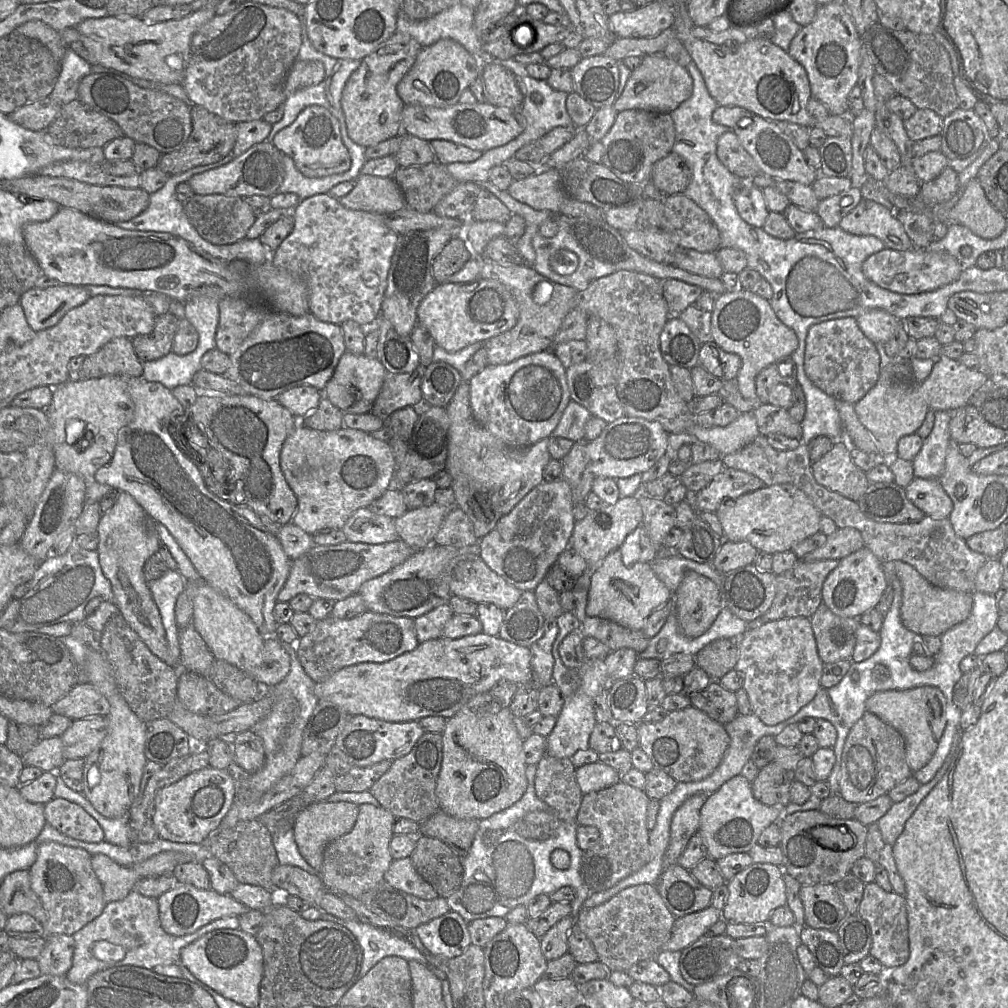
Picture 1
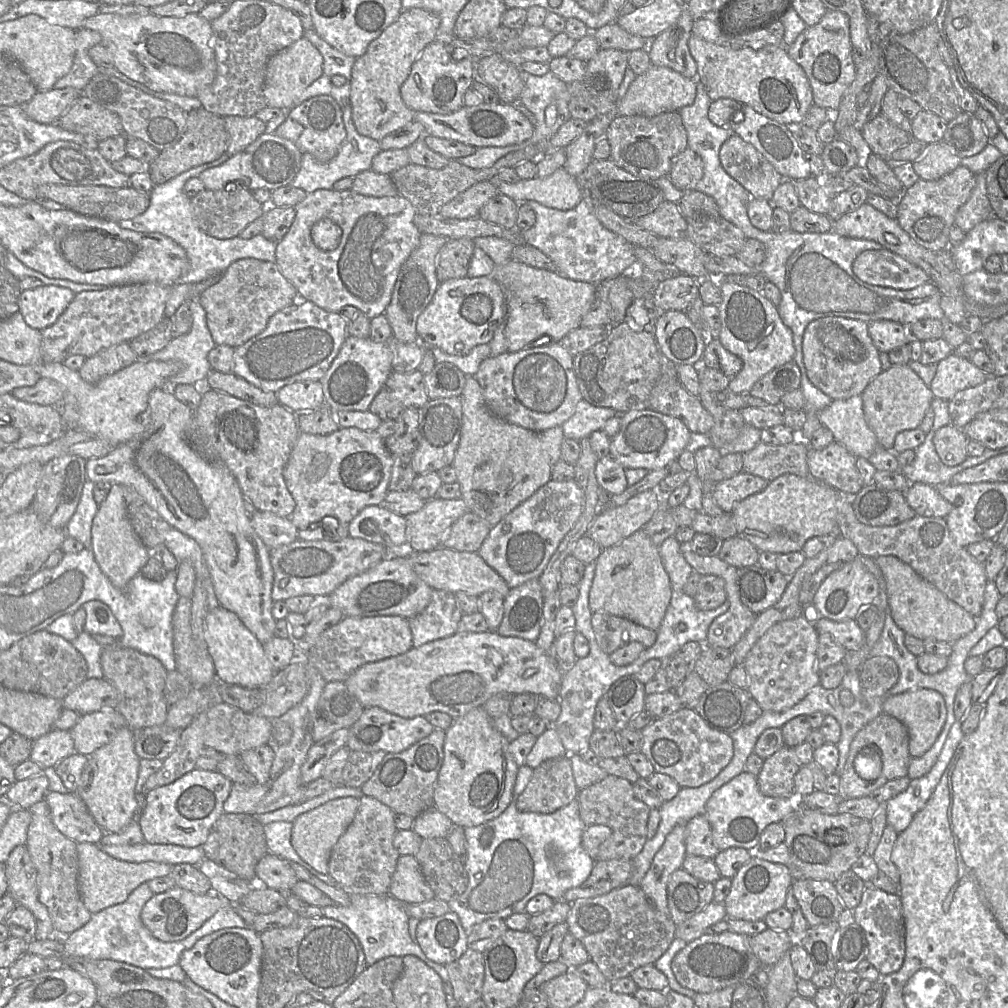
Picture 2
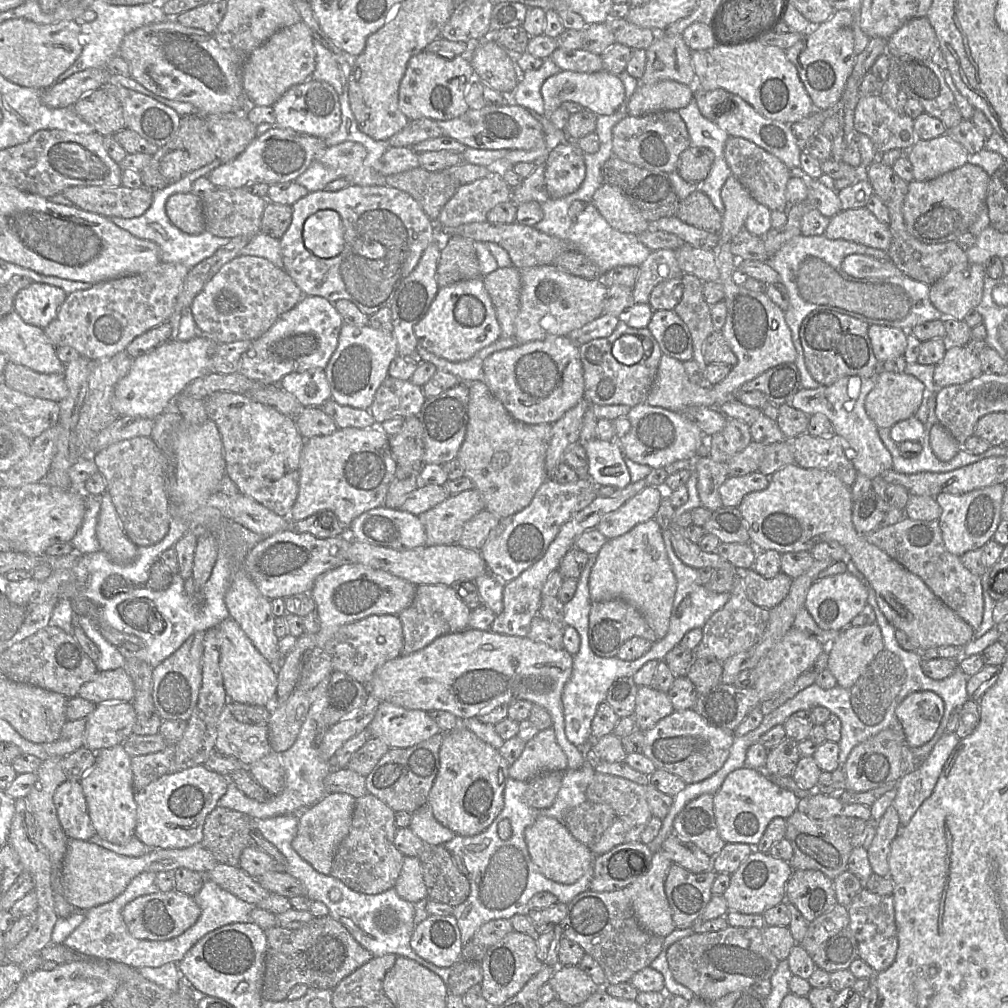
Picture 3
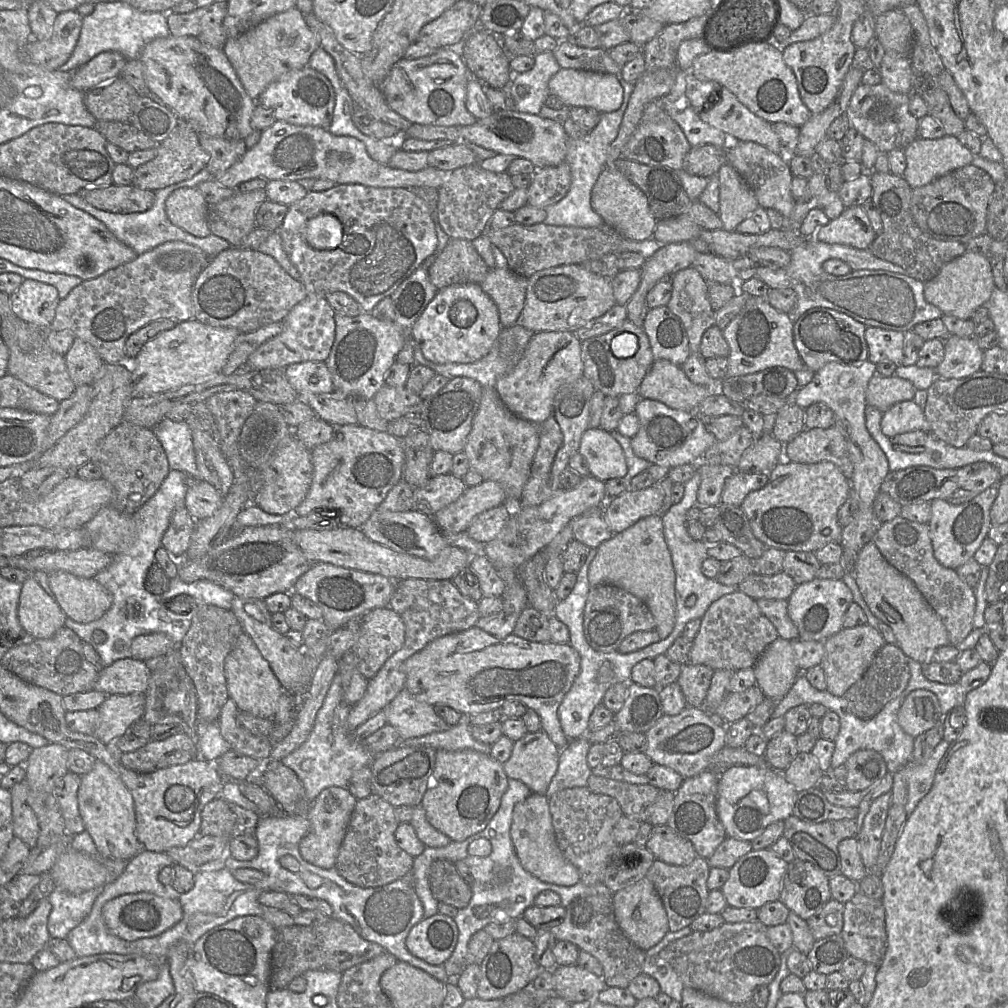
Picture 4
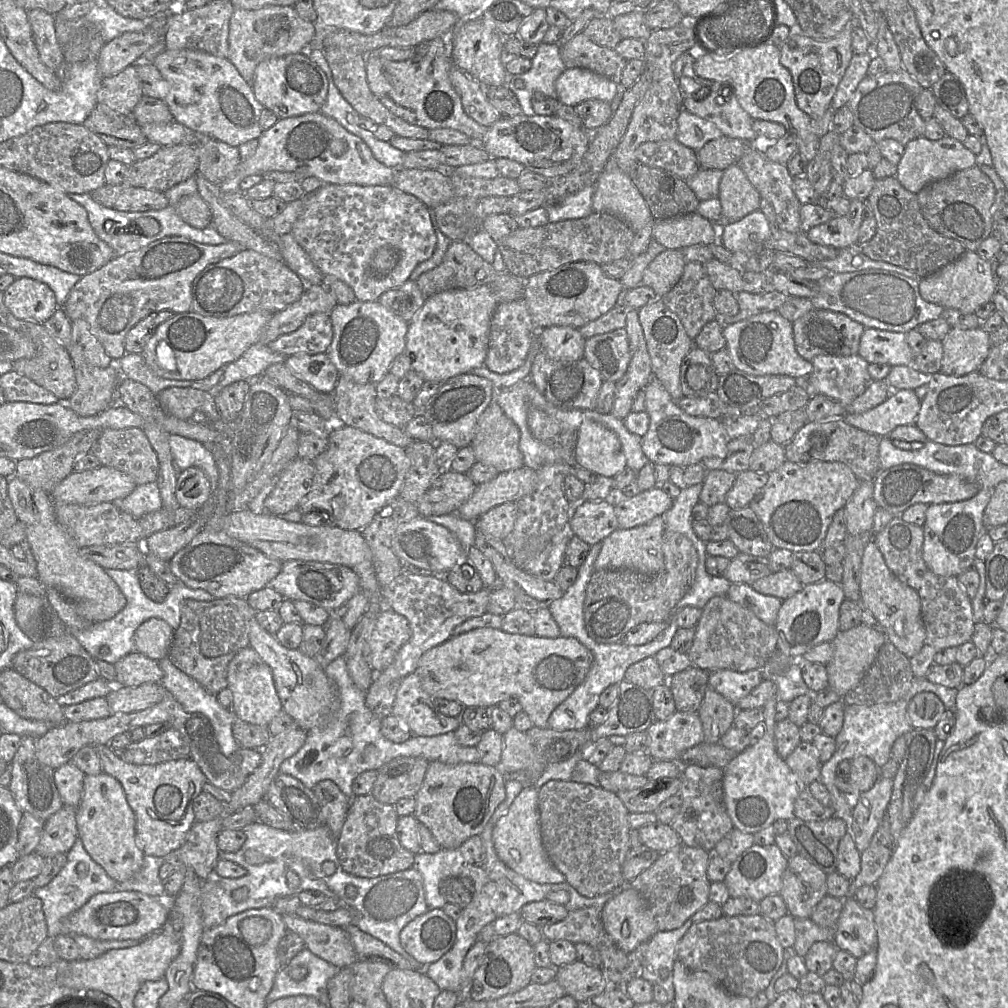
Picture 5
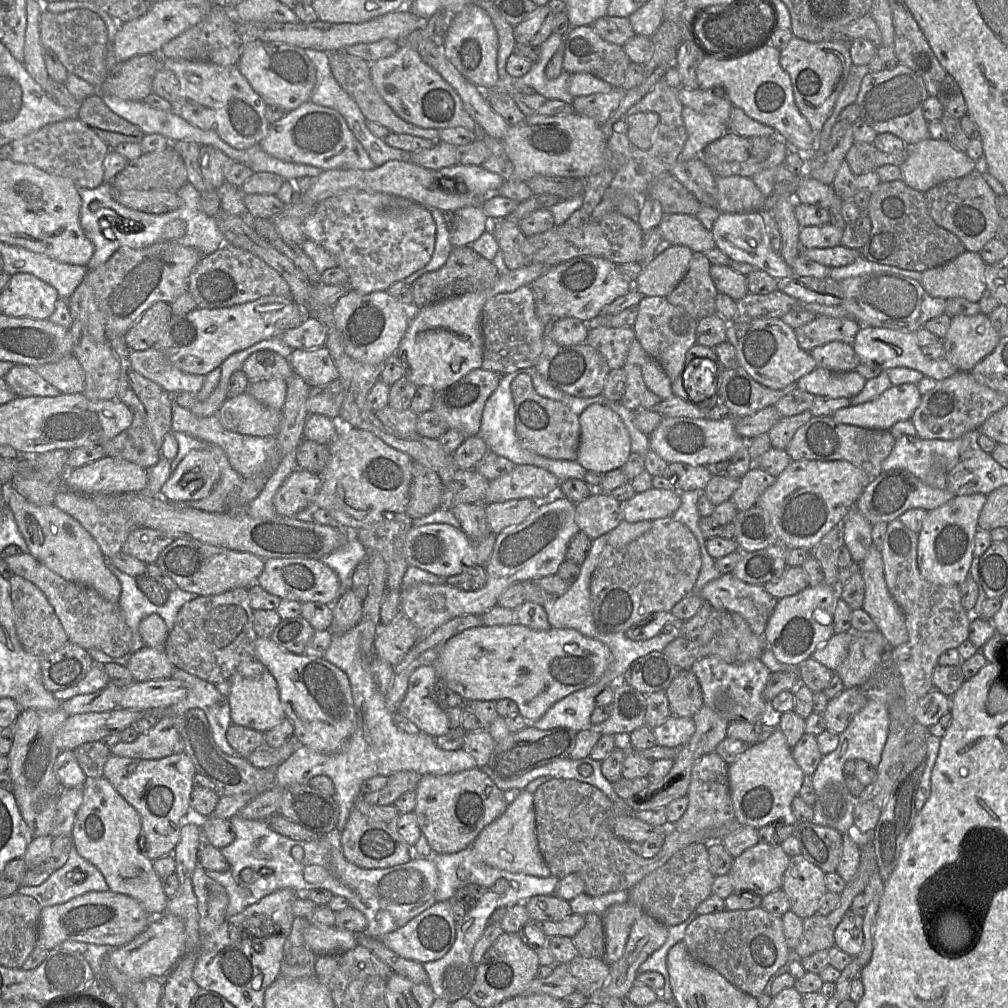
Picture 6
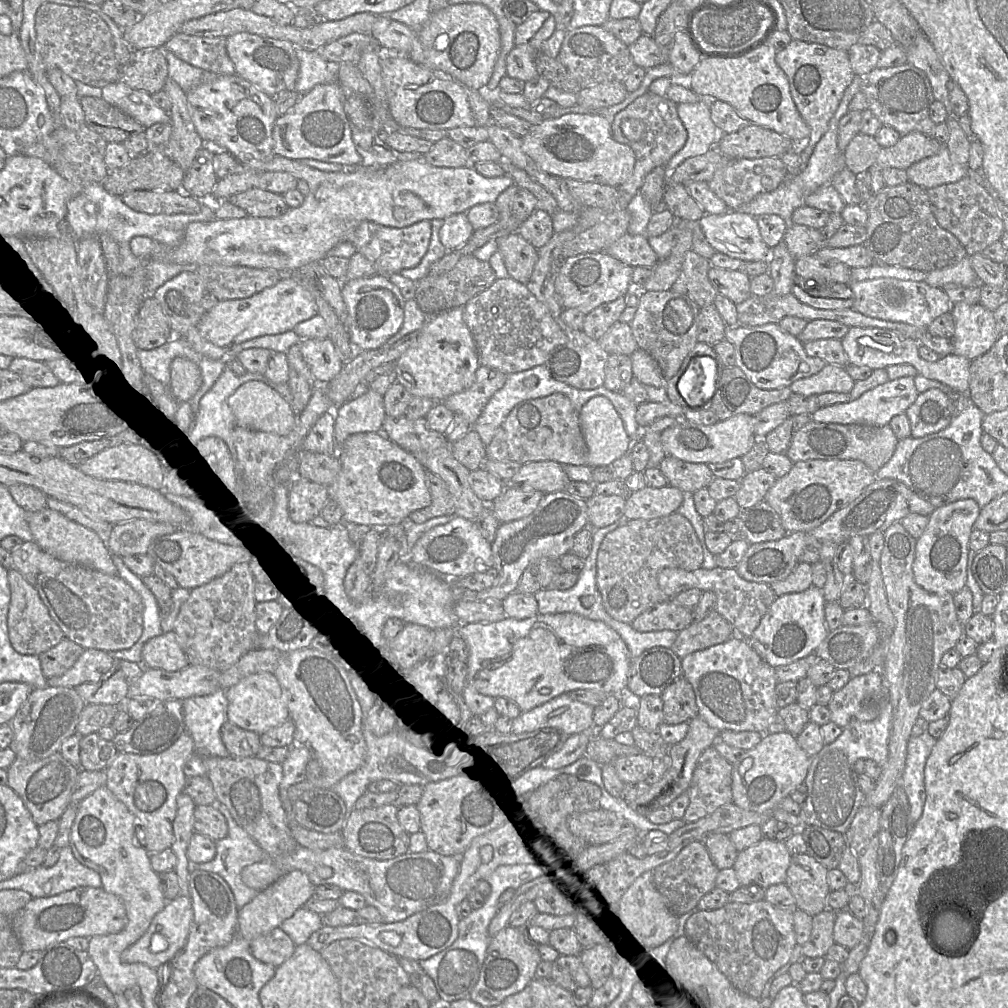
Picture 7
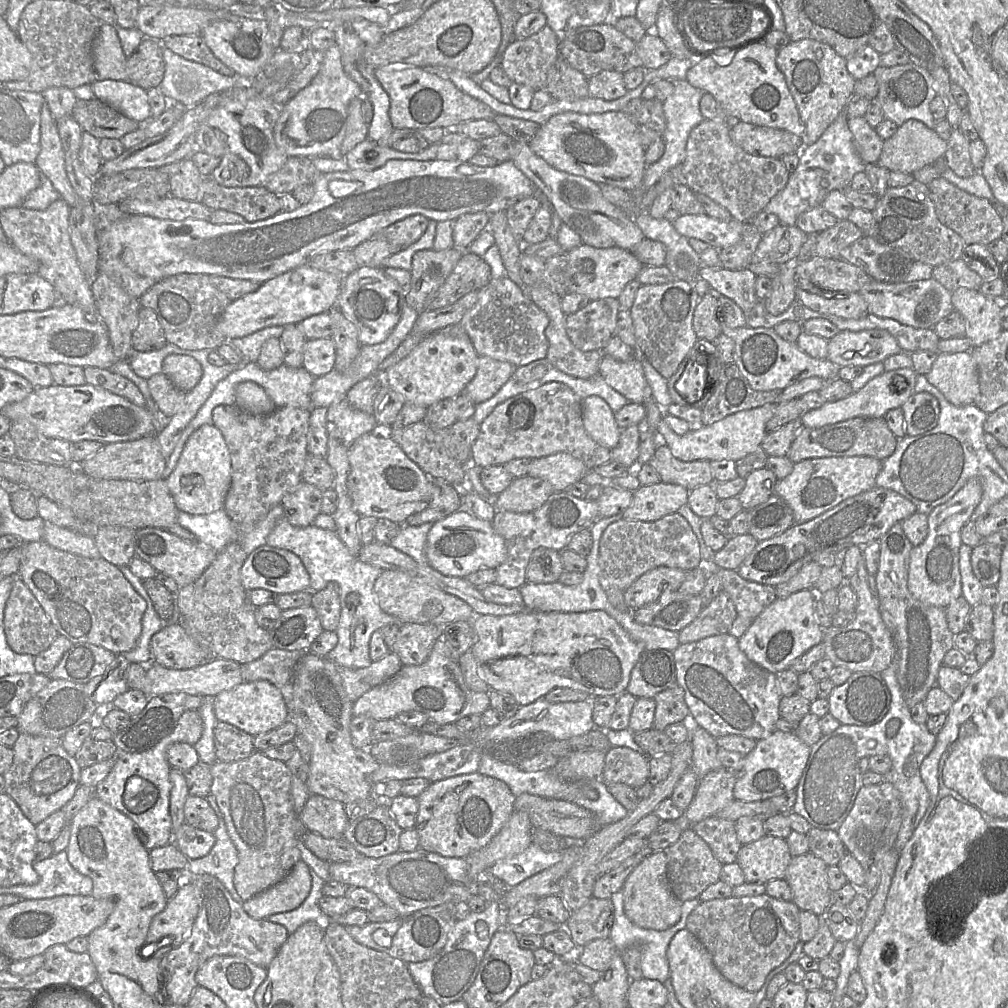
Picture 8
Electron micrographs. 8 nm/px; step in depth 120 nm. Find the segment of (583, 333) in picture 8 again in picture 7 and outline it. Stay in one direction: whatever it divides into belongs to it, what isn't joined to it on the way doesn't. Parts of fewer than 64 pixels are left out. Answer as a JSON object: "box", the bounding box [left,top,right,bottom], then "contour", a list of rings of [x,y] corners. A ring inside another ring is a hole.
{"box":[583,297,626,340],"contour":[[[625,297],[603,303],[585,315],[583,331],[591,339],[598,340],[617,321],[626,307]]]}

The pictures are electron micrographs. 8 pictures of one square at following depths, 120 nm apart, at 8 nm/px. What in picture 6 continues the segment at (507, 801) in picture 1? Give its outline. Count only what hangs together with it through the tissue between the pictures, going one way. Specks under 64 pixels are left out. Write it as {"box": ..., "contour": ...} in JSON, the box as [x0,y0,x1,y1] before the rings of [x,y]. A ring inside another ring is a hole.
{"box":[416,767,507,854],"contour":[[[479,767],[446,775],[427,774],[421,777],[416,788],[416,807],[419,828],[434,854],[452,854],[472,845],[481,831],[499,818],[507,809],[504,792]]]}

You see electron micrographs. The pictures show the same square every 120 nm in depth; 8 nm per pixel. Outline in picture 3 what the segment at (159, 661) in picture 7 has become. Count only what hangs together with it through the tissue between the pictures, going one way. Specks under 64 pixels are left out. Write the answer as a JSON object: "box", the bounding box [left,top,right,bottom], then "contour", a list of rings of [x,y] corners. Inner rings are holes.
{"box":[77,667,134,705],"contour":[[[122,667],[109,671],[98,671],[93,679],[81,686],[77,696],[96,705],[131,702],[134,697],[134,684]]]}

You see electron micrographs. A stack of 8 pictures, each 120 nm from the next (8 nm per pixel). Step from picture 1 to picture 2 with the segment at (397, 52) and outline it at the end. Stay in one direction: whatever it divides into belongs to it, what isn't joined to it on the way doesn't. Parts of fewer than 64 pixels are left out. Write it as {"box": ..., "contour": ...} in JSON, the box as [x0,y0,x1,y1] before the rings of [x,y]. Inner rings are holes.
{"box":[350,8,439,141],"contour":[[[421,8],[402,10],[398,18],[379,37],[370,42],[365,54],[355,59],[350,82],[350,104],[352,121],[359,134],[380,141],[386,135],[413,121],[414,111],[409,109],[403,102],[400,88],[421,52],[437,39],[439,25],[439,17],[432,12]]]}

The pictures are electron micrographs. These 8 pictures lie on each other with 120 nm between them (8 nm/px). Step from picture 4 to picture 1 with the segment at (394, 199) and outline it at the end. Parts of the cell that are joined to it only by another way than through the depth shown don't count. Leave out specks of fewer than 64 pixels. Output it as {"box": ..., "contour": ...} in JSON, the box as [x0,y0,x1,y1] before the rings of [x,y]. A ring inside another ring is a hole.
{"box":[273,193,399,327],"contour":[[[330,193],[303,199],[294,207],[295,226],[273,252],[273,264],[306,284],[310,312],[319,320],[339,325],[354,320],[364,327],[374,327],[380,319],[391,260],[399,238],[385,224],[385,215],[387,214],[348,209]]]}

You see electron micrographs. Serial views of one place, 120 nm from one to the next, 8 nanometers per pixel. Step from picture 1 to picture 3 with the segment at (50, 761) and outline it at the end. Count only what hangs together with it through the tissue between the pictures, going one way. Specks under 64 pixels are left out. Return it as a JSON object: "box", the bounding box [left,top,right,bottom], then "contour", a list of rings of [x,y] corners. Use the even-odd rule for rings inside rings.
{"box":[42,719,86,758],"contour":[[[86,719],[66,721],[57,740],[42,744],[46,757],[64,758],[83,747],[85,728]]]}

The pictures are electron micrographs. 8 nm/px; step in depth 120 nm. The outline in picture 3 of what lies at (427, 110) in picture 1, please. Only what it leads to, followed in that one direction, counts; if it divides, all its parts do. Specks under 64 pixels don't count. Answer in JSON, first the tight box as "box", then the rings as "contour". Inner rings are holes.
{"box":[437,102,546,150],"contour":[[[510,102],[504,106],[486,105],[479,110],[468,109],[463,115],[445,121],[437,121],[444,135],[449,136],[466,147],[486,150],[531,150],[544,148],[546,136],[542,124],[532,113]]]}

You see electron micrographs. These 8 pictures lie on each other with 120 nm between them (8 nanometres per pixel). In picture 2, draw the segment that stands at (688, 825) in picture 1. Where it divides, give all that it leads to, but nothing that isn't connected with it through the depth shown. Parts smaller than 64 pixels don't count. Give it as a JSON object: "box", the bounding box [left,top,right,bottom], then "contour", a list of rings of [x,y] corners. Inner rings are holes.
{"box":[639,824,686,916],"contour":[[[679,824],[667,835],[639,883],[639,887],[656,909],[666,916],[670,916],[667,902],[668,881],[674,871],[682,868],[686,855],[685,824]]]}

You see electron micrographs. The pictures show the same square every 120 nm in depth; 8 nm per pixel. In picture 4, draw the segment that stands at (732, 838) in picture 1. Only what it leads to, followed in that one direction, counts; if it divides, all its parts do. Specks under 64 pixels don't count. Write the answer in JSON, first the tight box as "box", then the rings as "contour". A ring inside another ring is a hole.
{"box":[716,766,797,842],"contour":[[[732,766],[719,775],[716,812],[727,837],[751,842],[768,825],[793,814],[797,795],[783,772],[757,766]]]}

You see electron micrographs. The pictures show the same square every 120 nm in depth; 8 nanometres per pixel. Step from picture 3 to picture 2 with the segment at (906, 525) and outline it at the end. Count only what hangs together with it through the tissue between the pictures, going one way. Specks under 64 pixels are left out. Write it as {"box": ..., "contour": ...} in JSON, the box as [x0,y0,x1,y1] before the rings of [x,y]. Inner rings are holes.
{"box":[837,493,988,618],"contour":[[[838,493],[837,524],[841,536],[851,540],[859,555],[876,558],[894,555],[909,564],[921,577],[935,585],[950,600],[978,618],[984,605],[988,582],[985,565],[969,554],[966,547],[956,544],[943,517],[915,517],[892,526],[870,526],[860,522],[853,509],[852,498]]]}

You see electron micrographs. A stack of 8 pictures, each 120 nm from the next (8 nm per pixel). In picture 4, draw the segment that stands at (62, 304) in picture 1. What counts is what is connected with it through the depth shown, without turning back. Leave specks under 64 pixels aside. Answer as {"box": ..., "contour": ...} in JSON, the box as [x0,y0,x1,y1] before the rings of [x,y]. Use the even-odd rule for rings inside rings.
{"box":[9,279,60,330],"contour":[[[24,279],[9,298],[15,315],[40,330],[49,328],[60,302],[54,286],[30,279]]]}

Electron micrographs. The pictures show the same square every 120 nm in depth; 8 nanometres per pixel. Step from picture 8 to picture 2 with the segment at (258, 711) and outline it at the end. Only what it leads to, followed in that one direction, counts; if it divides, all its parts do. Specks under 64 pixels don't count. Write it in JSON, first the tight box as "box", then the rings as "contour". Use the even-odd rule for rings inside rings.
{"box":[204,606,276,689],"contour":[[[222,606],[210,609],[205,618],[204,636],[218,682],[249,689],[263,689],[275,675],[276,672],[265,655],[263,644],[235,613]]]}

